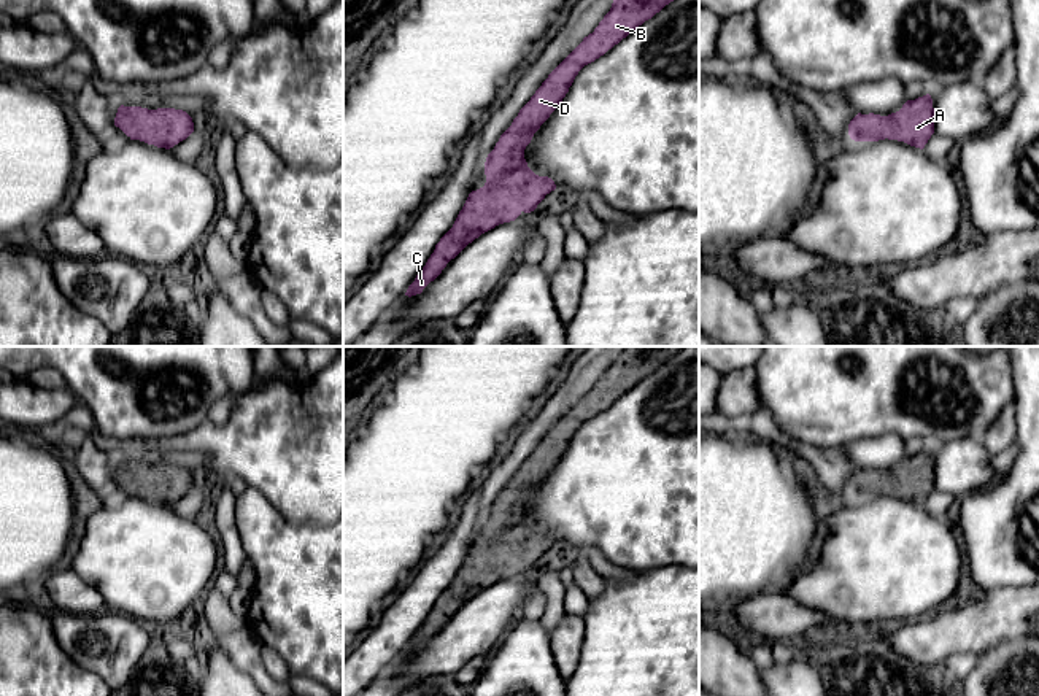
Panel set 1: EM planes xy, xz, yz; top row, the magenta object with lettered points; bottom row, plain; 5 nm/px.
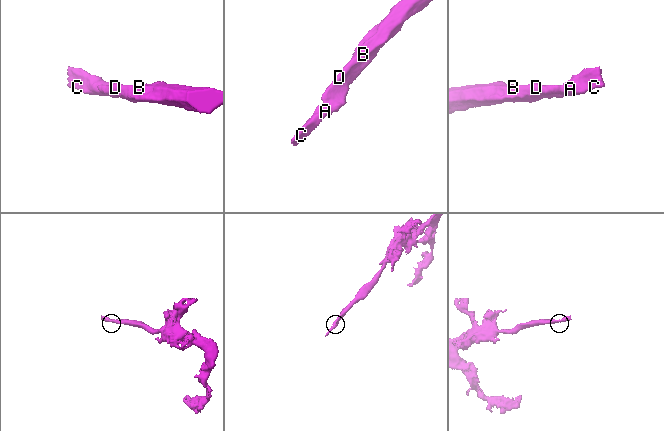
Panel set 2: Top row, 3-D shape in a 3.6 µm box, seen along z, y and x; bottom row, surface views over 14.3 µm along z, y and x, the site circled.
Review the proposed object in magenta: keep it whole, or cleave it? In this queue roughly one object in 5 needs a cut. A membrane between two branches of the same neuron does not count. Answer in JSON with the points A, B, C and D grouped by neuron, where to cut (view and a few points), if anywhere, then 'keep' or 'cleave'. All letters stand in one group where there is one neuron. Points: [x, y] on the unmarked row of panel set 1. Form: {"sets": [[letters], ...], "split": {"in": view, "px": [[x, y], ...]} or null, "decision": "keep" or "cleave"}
{"sets": [["A", "B", "C", "D"]], "split": null, "decision": "keep"}

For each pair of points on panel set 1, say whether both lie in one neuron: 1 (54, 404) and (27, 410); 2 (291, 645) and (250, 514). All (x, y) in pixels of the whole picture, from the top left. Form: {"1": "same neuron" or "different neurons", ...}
{"1": "same neuron", "2": "same neuron"}

